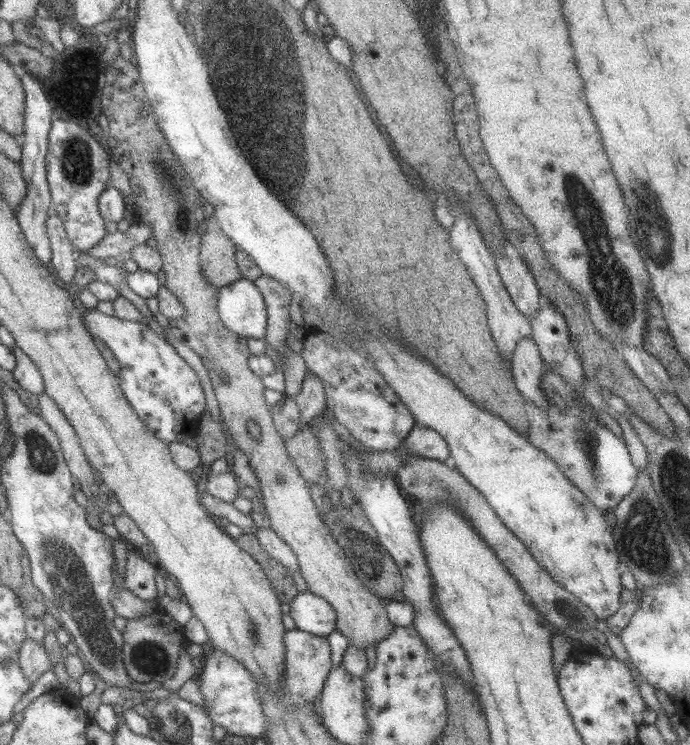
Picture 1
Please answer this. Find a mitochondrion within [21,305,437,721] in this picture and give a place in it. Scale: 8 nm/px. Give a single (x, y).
(64, 569)

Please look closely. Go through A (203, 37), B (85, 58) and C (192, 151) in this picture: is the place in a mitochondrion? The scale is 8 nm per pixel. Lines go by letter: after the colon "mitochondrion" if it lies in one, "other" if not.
A: mitochondrion
B: other
C: other

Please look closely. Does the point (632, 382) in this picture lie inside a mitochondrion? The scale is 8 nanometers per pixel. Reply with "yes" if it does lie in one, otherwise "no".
no

